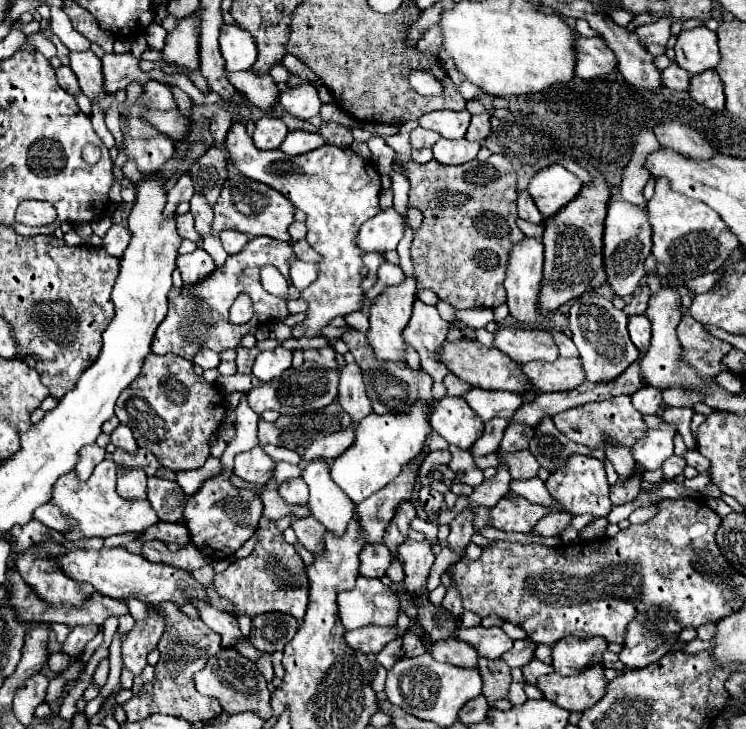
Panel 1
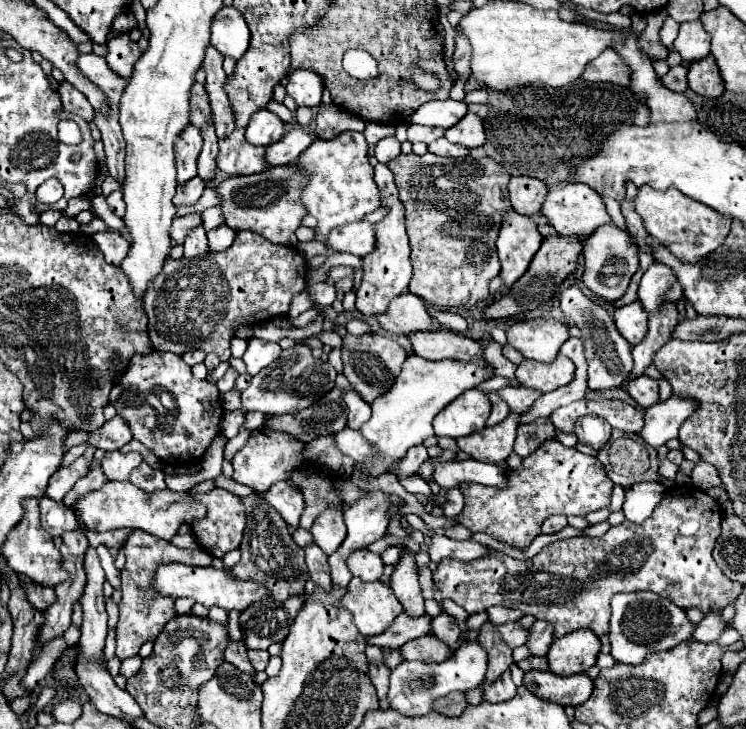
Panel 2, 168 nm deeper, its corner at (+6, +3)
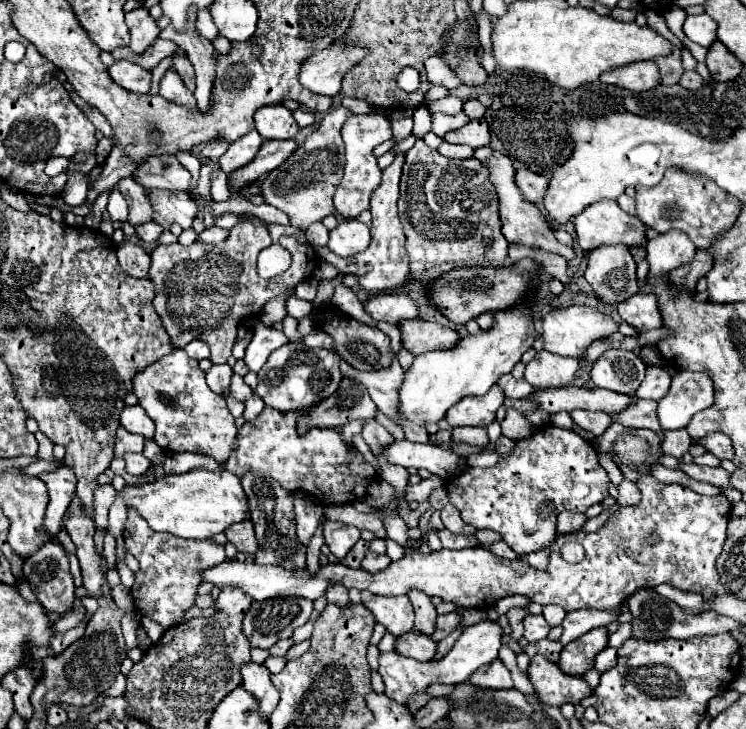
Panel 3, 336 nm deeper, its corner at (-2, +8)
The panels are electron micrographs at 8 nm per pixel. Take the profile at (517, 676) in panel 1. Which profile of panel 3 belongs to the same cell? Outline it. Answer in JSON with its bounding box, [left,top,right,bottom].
[470,659,512,689]

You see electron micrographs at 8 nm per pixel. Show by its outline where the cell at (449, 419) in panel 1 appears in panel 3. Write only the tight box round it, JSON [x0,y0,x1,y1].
[446,385,504,427]

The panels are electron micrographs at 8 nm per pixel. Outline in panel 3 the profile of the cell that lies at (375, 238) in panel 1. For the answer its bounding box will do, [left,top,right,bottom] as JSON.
[328,219,370,257]

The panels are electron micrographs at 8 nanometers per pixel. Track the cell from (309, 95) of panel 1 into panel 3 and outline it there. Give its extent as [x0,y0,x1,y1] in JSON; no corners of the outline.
[300,43,366,97]

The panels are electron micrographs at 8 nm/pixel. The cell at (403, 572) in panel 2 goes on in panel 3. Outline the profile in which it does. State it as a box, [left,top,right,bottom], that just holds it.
[408,589,436,635]

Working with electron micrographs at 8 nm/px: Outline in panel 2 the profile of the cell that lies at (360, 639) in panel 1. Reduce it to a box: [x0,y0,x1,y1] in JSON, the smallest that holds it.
[366,612,432,650]

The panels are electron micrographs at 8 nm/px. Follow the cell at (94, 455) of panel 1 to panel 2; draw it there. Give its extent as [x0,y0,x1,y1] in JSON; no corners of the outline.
[44,458,88,502]

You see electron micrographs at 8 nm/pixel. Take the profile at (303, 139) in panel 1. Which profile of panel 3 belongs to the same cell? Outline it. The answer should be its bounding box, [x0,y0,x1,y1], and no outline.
[228,139,298,191]

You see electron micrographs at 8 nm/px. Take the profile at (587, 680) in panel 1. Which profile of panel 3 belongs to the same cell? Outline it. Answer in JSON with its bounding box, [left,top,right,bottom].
[528,657,592,707]

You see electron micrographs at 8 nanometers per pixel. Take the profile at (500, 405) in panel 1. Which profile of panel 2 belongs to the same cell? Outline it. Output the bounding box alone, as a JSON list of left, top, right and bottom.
[498,386,542,414]

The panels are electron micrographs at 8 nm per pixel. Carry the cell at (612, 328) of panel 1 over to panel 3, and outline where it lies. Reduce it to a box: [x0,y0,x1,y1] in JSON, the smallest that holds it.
[590,349,646,395]

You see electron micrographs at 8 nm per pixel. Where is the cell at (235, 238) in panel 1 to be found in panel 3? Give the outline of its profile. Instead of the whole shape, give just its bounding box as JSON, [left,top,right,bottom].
[200,227,230,245]

